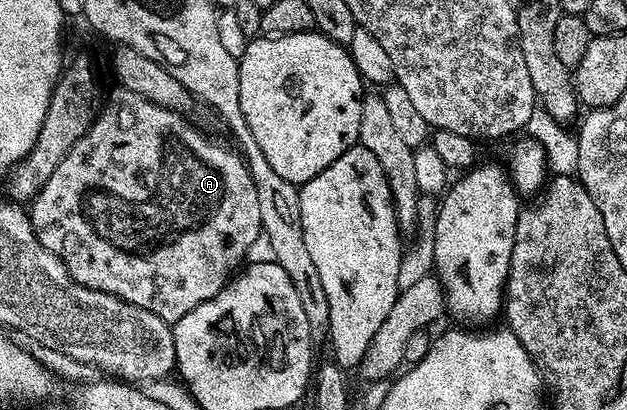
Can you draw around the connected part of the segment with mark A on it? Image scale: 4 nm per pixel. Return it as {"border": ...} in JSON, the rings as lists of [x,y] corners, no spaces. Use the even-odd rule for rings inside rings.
{"border":[[[124,91],[122,95],[123,100],[113,101],[104,112],[102,110],[96,115],[90,130],[69,150],[52,177],[45,182],[44,188],[30,201],[30,220],[41,246],[63,260],[67,273],[78,284],[98,292],[108,292],[110,296],[121,298],[141,310],[149,310],[159,320],[174,326],[181,318],[185,318],[185,314],[189,314],[189,310],[216,296],[227,285],[228,280],[232,279],[236,269],[248,259],[247,251],[258,240],[260,243],[263,230],[261,202],[257,202],[257,186],[253,186],[253,178],[238,151],[230,152],[229,149],[214,144],[201,129],[194,128],[187,121],[188,117],[184,113],[162,108],[160,104],[149,102],[132,92]]]}

